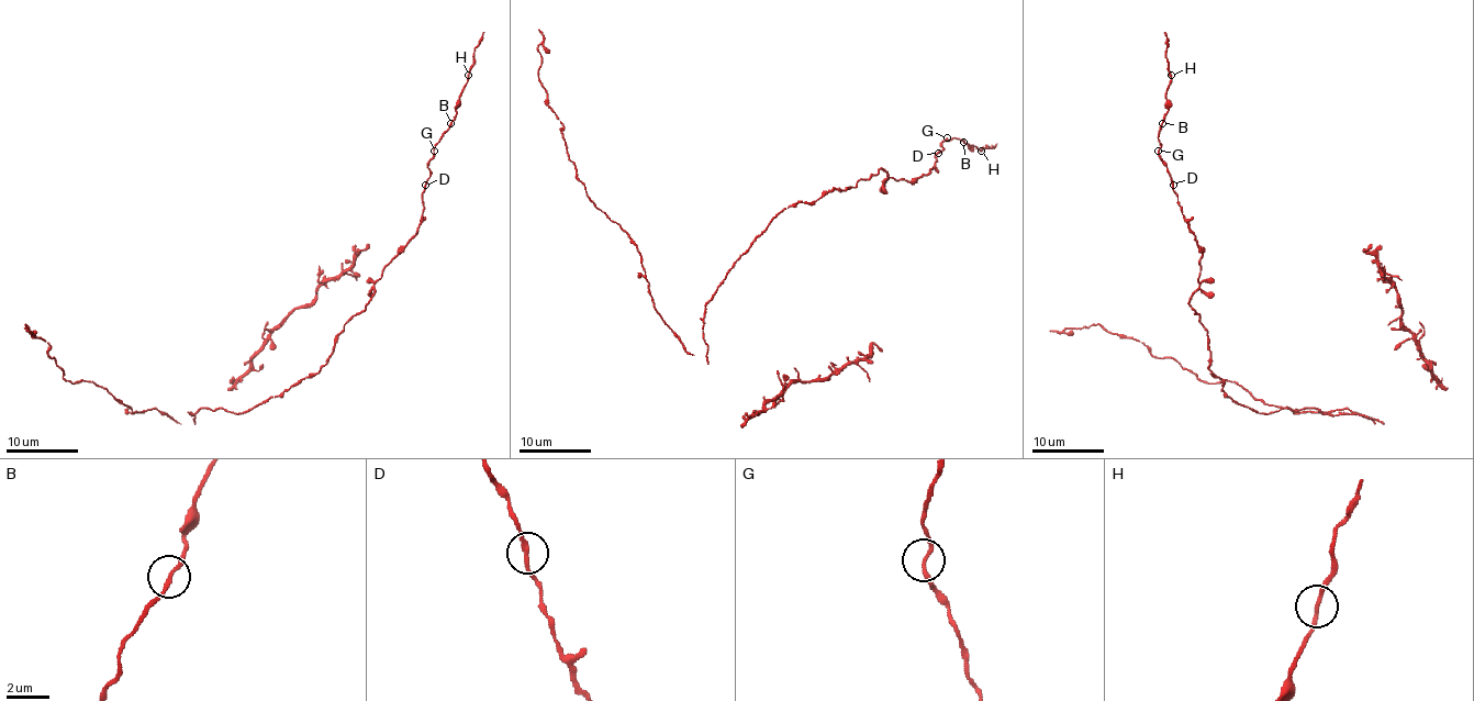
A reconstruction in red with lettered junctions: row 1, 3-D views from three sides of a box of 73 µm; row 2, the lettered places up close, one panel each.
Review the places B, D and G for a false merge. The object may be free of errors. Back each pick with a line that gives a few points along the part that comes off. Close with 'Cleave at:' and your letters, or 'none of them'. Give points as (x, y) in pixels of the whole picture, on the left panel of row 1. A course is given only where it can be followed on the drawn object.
Cleave at: none of them

